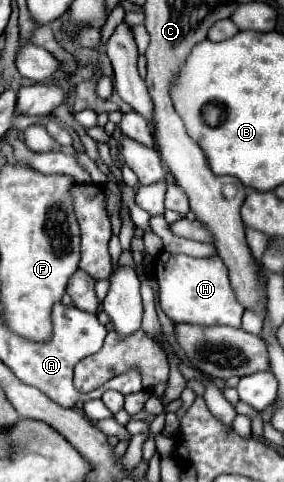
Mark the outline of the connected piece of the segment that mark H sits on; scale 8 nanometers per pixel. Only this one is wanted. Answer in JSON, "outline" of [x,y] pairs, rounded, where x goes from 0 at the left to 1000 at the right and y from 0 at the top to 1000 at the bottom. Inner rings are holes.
{"outline":[[[563,525],[542,537],[542,566],[563,591],[563,637],[613,670],[676,670],[704,678],[845,678],[859,633],[831,620],[803,579],[803,558],[768,529],[669,533]]]}

